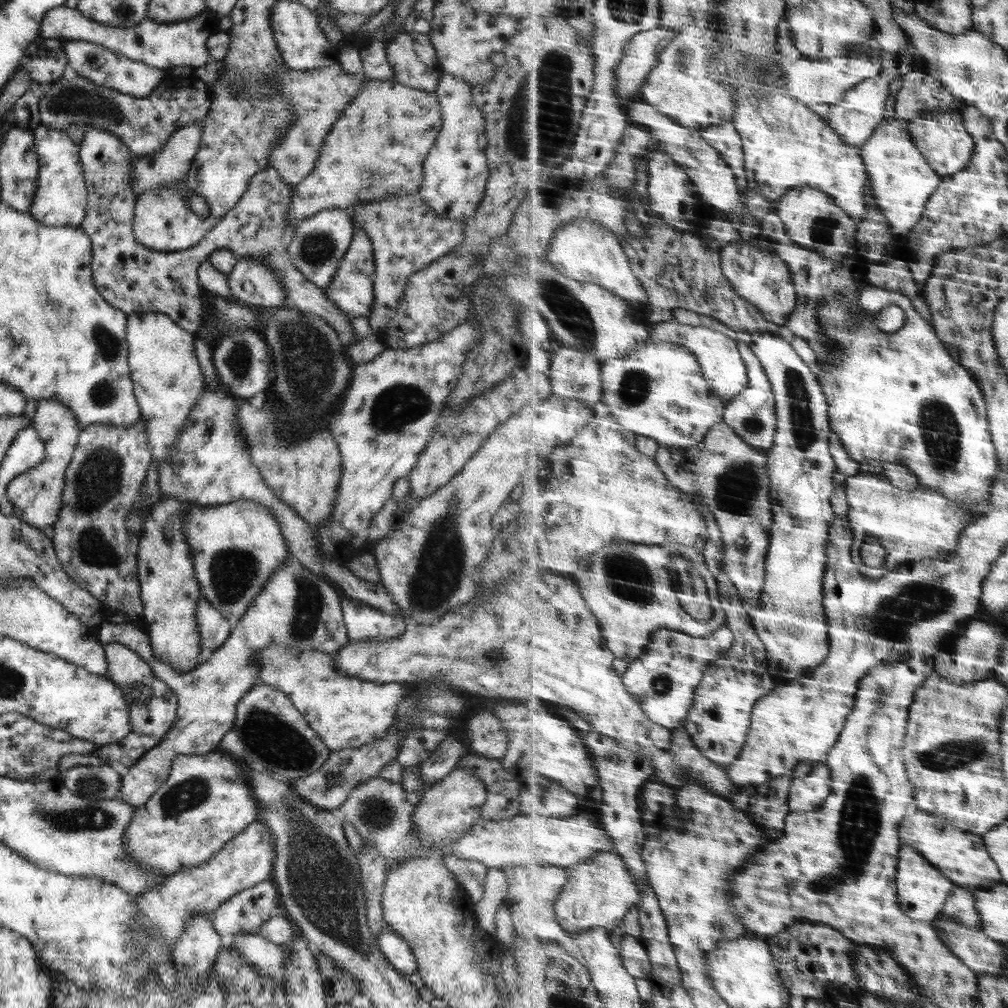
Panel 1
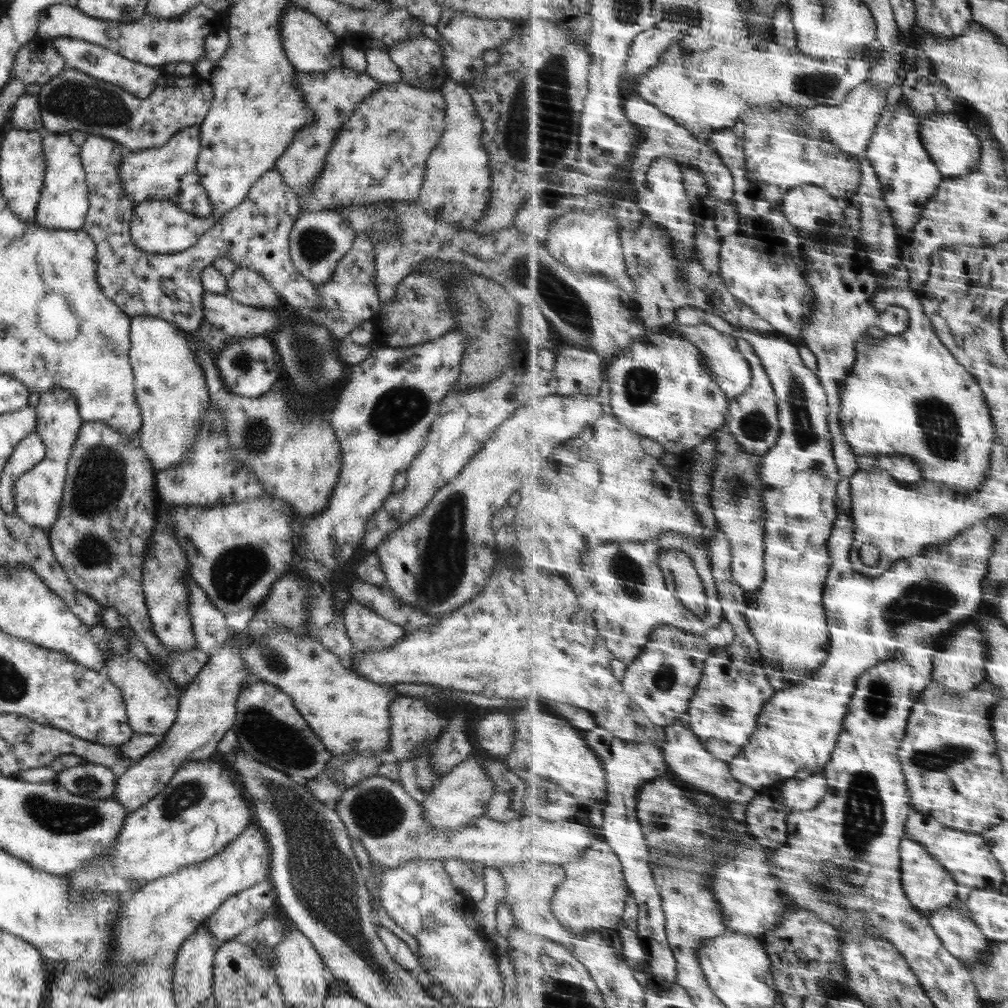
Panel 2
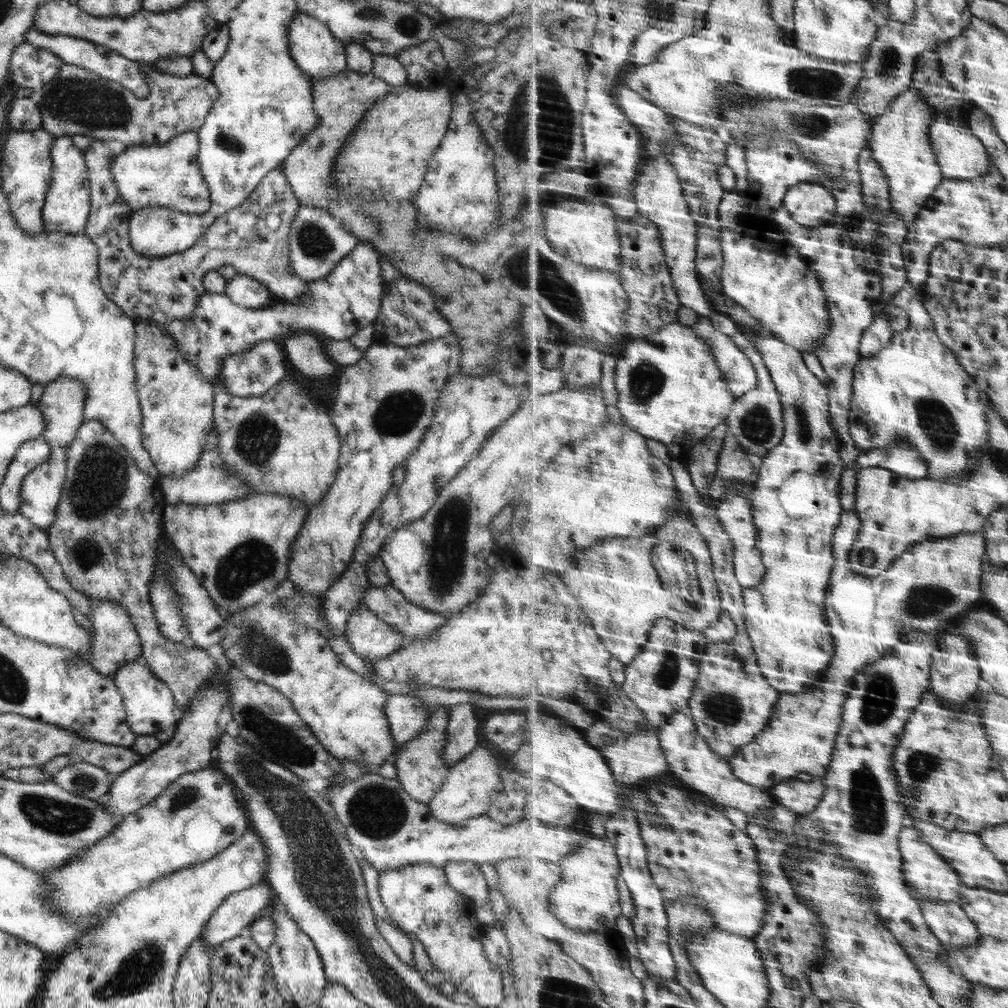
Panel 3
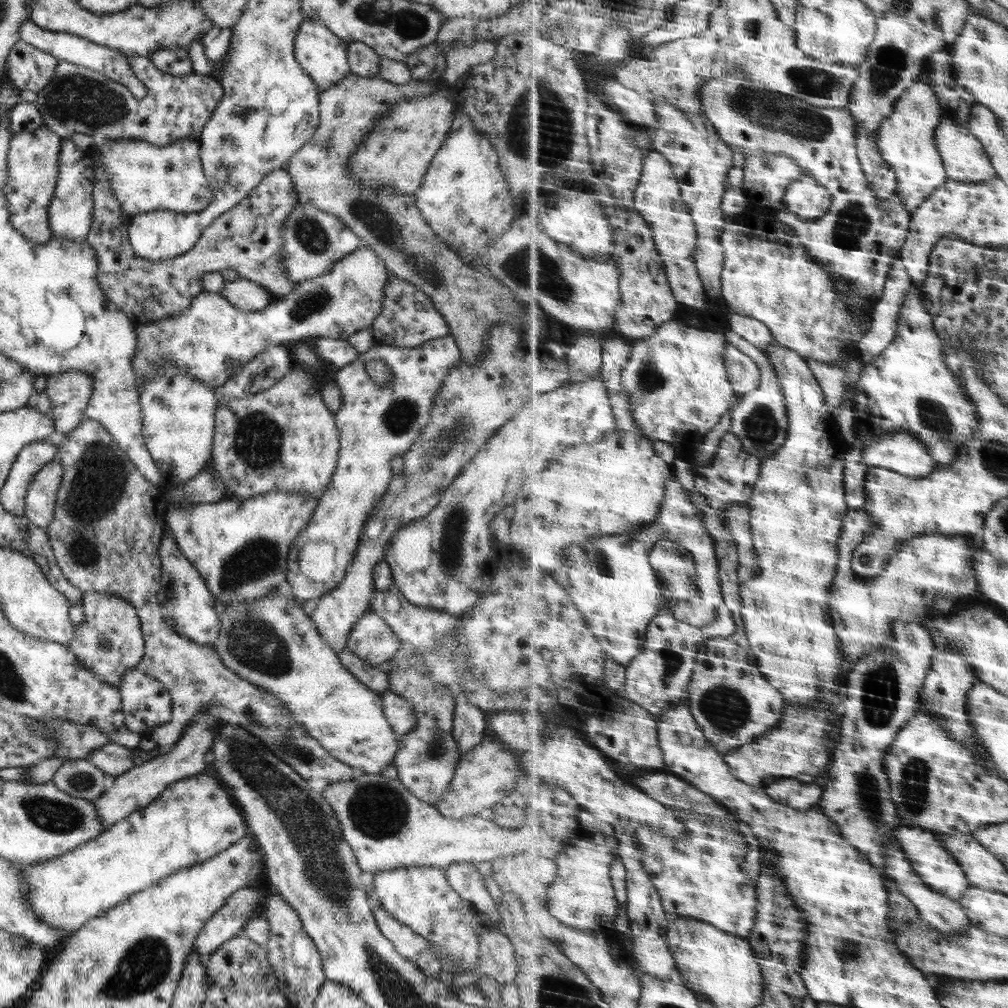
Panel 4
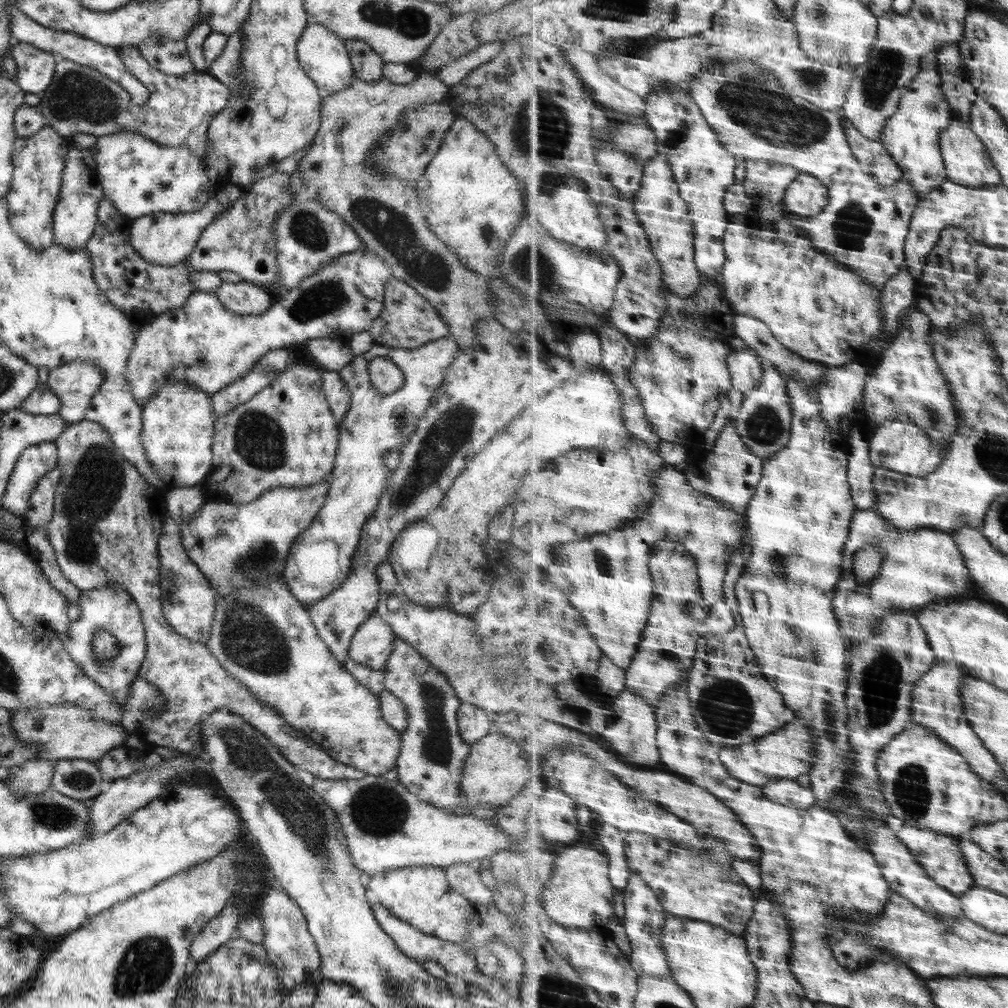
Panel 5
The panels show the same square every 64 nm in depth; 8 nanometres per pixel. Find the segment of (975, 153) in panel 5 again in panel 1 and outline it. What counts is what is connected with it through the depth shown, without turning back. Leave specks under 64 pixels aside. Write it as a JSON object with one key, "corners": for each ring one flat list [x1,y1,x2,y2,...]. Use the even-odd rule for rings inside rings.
{"corners":[[938,110,921,113,917,118,910,120,908,133,933,170,942,177,967,168,976,151,976,140,967,132,964,117,960,112]]}

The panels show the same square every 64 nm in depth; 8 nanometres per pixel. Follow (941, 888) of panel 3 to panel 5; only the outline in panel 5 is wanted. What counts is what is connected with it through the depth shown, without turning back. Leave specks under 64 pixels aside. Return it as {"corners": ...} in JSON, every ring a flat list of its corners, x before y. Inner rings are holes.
{"corners":[[903,825,899,832,896,832,896,835,901,838,903,843,909,844,909,849,917,856,917,862,927,870,928,875,955,896,960,897,975,886,972,872,969,870,961,850,959,850,961,848,959,837,955,834,945,835,932,830,921,830,921,828,915,828,913,825]]}

